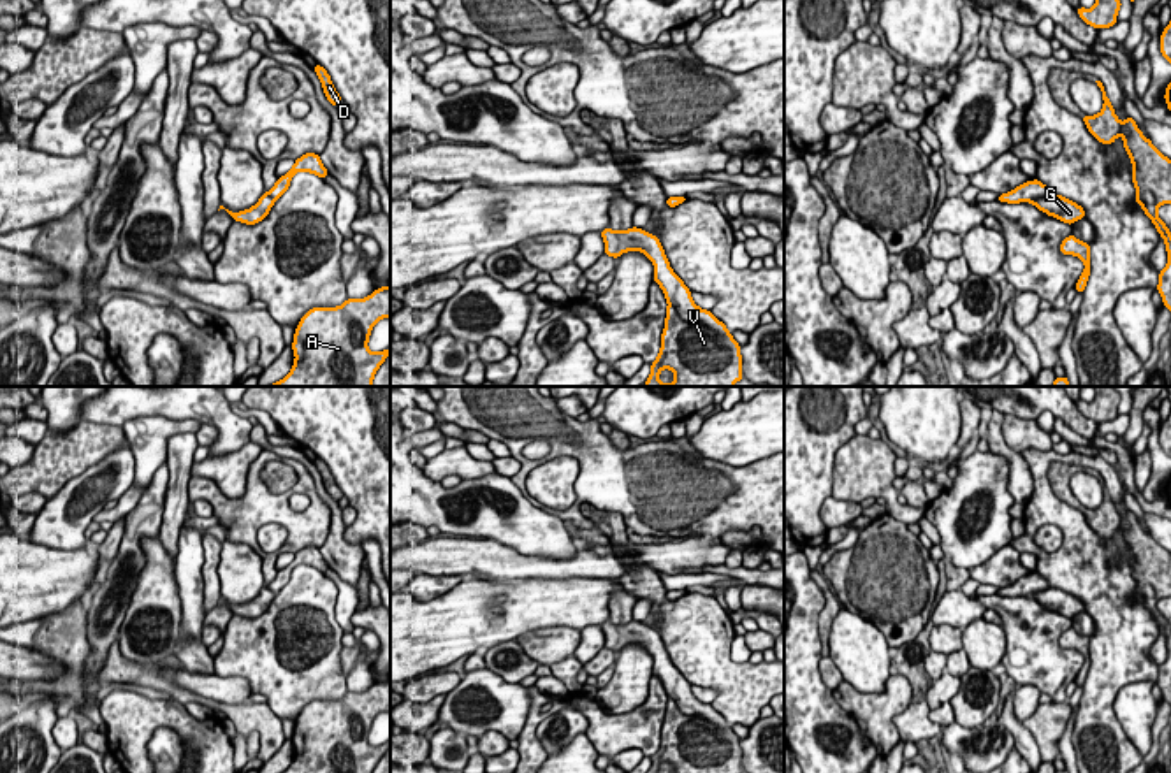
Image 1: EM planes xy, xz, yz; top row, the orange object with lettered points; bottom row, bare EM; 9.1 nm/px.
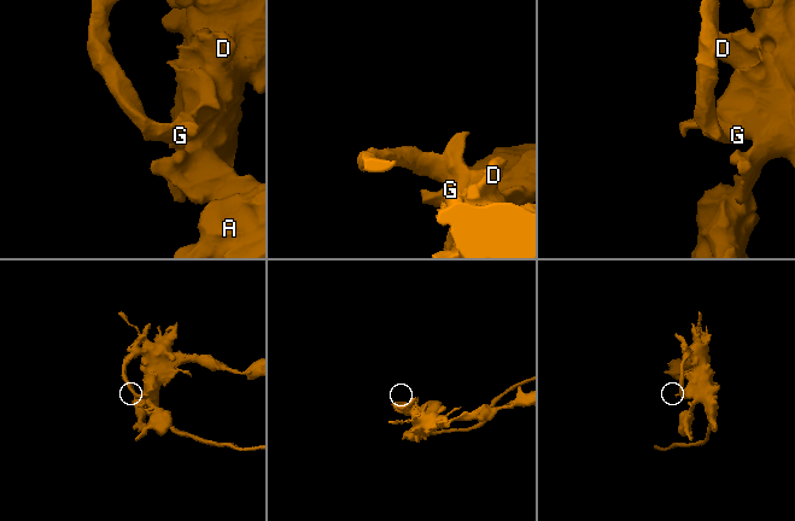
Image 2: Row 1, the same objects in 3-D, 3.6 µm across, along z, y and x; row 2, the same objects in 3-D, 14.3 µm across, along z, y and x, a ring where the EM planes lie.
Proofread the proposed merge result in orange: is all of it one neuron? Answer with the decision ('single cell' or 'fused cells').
single cell

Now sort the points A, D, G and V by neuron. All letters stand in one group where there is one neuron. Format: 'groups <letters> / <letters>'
groups A D G V

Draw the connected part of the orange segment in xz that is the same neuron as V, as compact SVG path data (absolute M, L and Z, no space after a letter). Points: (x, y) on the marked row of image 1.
M644 228L601 230L605 255L642 251L654 264L668 302L661 348L645 386L733 386L744 378L740 344L710 311L698 307L691 290L672 271L659 239Z

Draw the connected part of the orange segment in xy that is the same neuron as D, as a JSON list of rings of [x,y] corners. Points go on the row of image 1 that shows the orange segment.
[[[315,65],[313,70],[316,72],[316,76],[320,77],[324,93],[327,97],[327,100],[339,107],[343,104],[343,98],[339,97],[339,93],[334,90],[334,84],[331,81],[331,76],[327,74],[327,70],[322,65]]]

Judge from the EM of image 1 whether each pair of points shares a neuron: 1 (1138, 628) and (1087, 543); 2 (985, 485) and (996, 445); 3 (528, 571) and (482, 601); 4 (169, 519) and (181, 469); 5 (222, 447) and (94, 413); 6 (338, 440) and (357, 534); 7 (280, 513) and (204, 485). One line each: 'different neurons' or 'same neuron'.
1: same neuron
2: different neurons
3: different neurons
4: same neuron
5: same neuron
6: same neuron
7: same neuron

